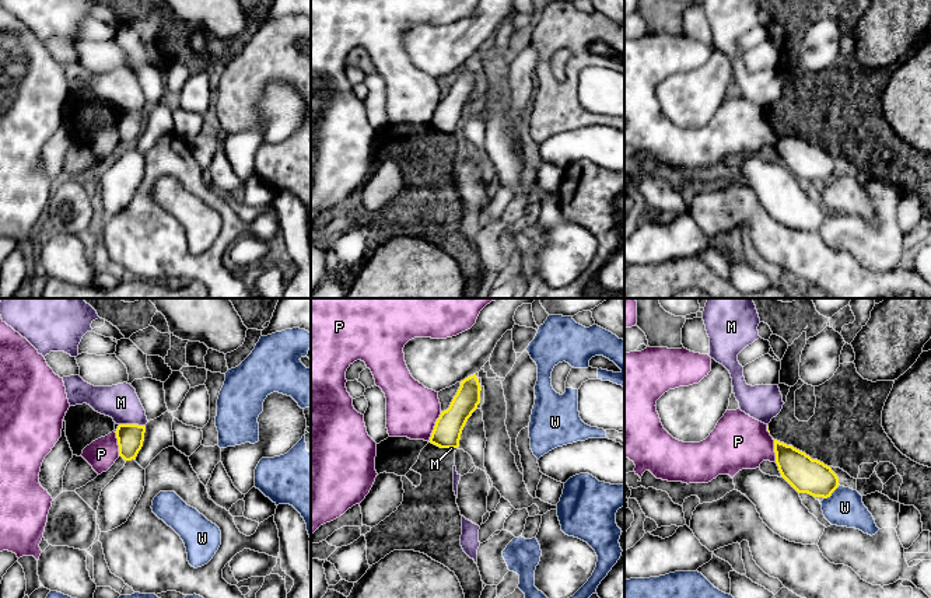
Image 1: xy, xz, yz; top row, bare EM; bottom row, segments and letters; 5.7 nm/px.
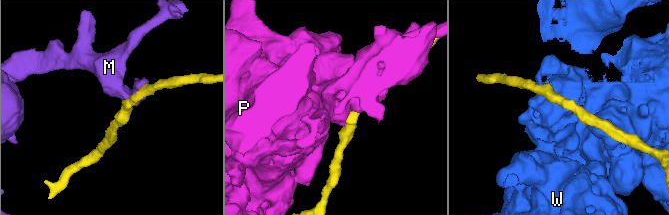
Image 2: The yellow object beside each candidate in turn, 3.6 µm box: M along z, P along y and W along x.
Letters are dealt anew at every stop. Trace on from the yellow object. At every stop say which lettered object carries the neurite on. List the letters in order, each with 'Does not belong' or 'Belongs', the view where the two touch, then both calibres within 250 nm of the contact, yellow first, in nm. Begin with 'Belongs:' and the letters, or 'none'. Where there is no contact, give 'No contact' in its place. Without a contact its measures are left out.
Belongs: none
M: Does not belong. Touches yellow in xy. Thickness 150 nm (yellow) against 200 nm
P: Does not belong. Touches yellow in xz. Thickness 160 nm (yellow) against 300 nm
W: Does not belong. Touches yellow in yz. Thickness 200 nm (yellow) against 220 nm

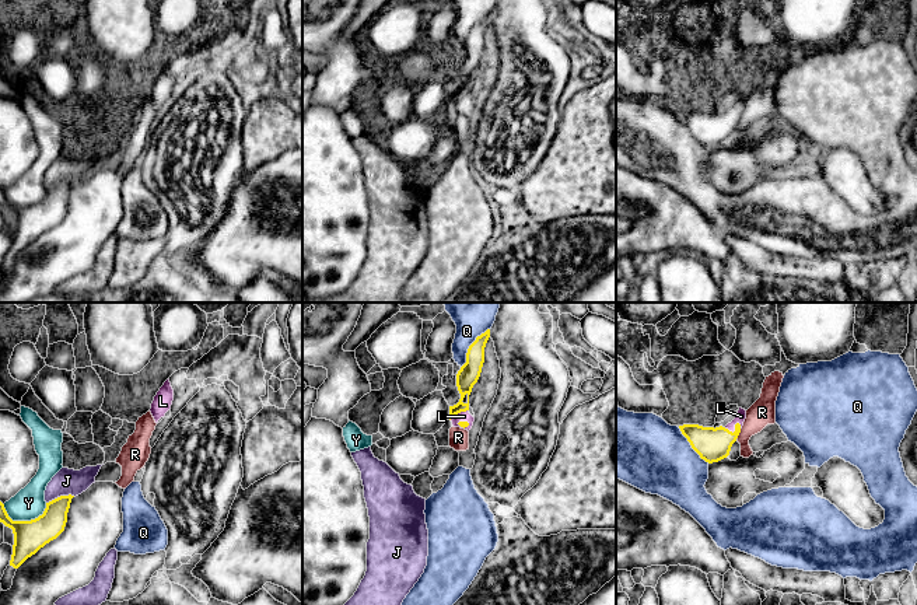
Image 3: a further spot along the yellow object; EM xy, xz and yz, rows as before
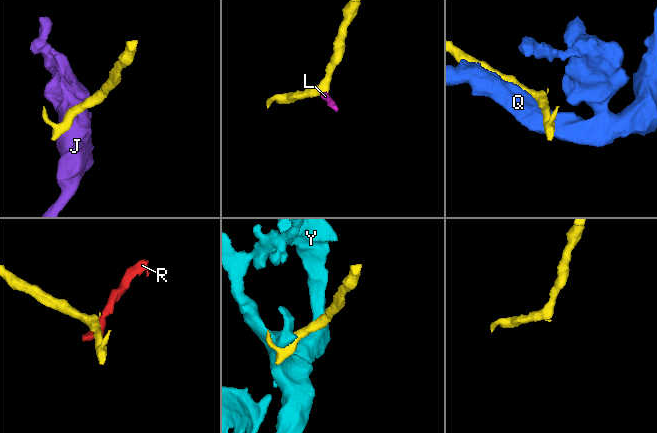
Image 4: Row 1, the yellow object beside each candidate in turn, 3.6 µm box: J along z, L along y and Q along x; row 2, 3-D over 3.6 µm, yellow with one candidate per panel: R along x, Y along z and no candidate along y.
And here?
Belongs: L
J: Does not belong. Touches yellow in xy. Thickness 160 nm (yellow) against 150 nm
L: Belongs. Touches yellow in yz. Thickness 190 nm (yellow) against 60 nm
Q: Does not belong. Touches yellow in xz. Thickness 120 nm (yellow) against 300 nm
R: Does not belong. Touches yellow in yz. Thickness 190 nm (yellow) against 150 nm
Y: Does not belong. Touches yellow in xy. Thickness 180 nm (yellow) against 180 nm

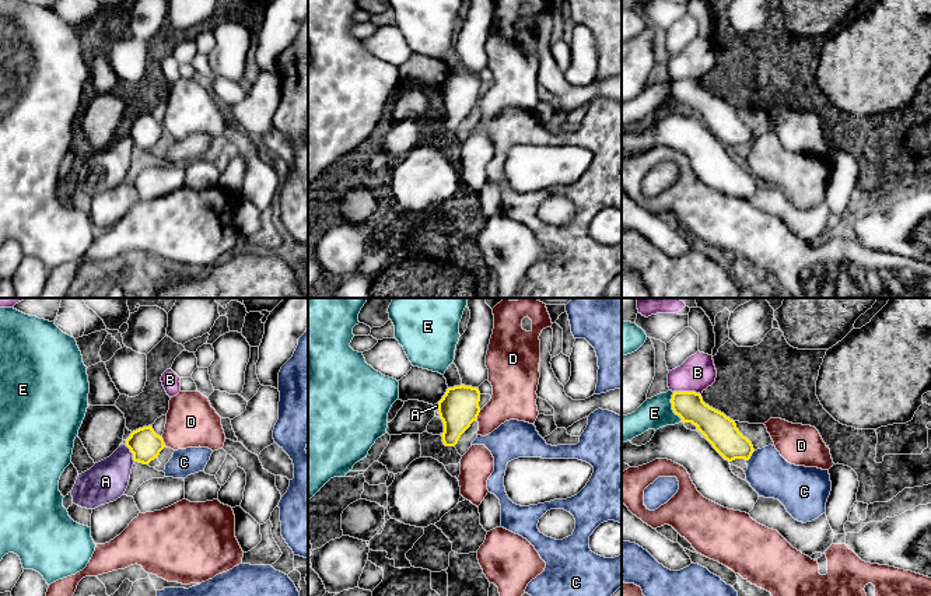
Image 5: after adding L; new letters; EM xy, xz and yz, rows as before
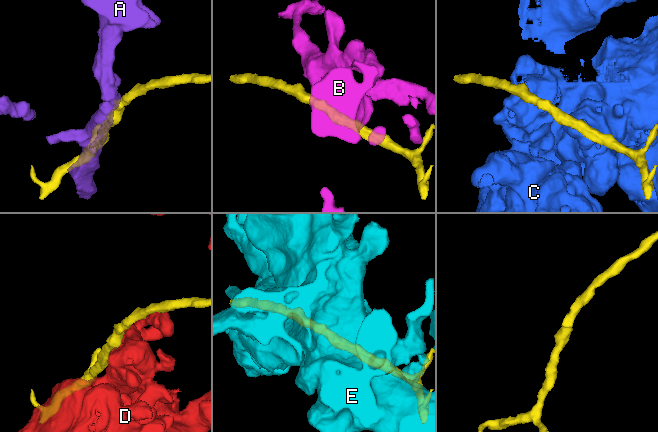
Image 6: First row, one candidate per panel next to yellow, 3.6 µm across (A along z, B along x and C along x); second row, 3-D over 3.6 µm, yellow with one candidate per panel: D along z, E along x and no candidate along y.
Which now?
Belongs: none
A: Does not belong. Touches yellow in xy. Thickness 180 nm (yellow) against 240 nm
B: Does not belong. Touches yellow in yz. Thickness 170 nm (yellow) against 200 nm
C: Does not belong. Touches yellow in yz. Thickness 180 nm (yellow) against 240 nm
D: Does not belong. Touches yellow in xy. Thickness 180 nm (yellow) against 280 nm
E: Does not belong. Touches yellow in yz. Thickness 170 nm (yellow) against 180 nm

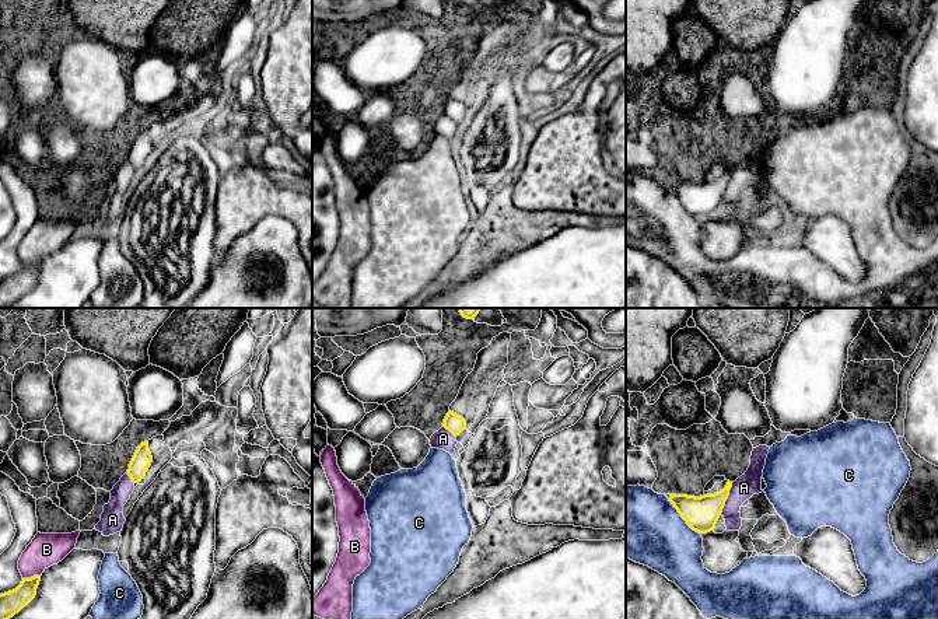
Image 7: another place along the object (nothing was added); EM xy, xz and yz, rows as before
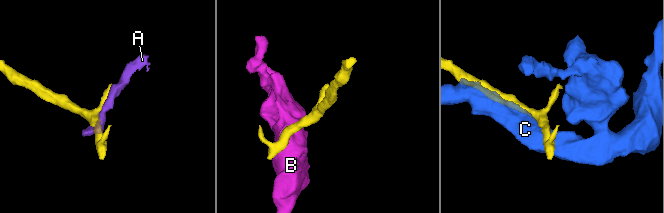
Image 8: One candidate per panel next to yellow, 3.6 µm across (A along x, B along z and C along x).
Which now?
Belongs: none
A: Does not belong. Touches yellow in yz. Thickness 190 nm (yellow) against 140 nm
B: Does not belong. Touches yellow in xy. Thickness 140 nm (yellow) against 190 nm
C: Does not belong. Touches yellow in yz. Thickness 190 nm (yellow) against 400 nm

